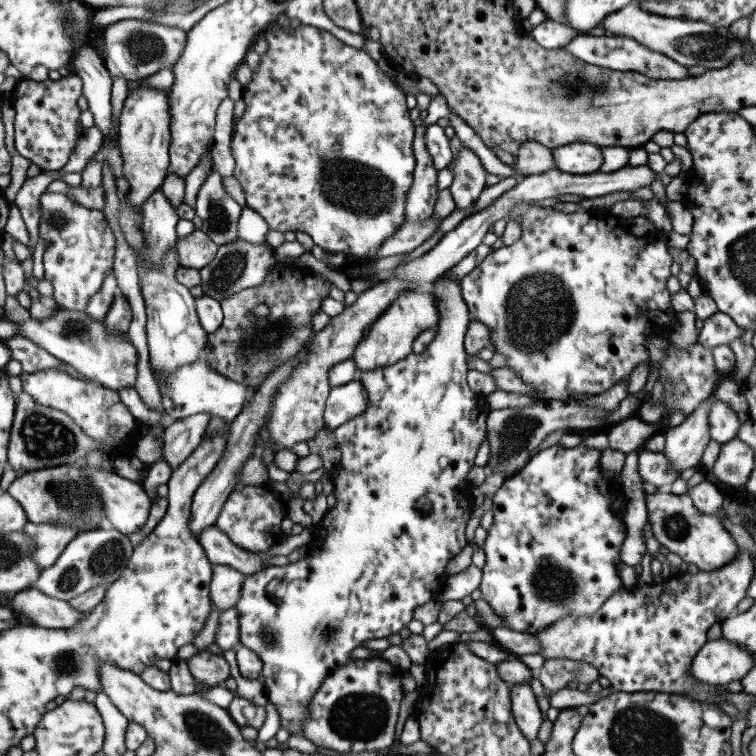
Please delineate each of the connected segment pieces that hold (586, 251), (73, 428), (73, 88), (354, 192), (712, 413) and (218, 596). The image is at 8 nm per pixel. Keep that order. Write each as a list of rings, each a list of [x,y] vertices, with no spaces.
[[[519,201],[515,203],[504,220],[513,220],[519,224],[521,228],[521,236],[516,242],[509,246],[503,245],[496,250],[491,250],[489,254],[479,263],[471,272],[468,272],[459,281],[459,292],[463,302],[467,304],[468,310],[475,316],[477,321],[483,323],[491,333],[491,347],[493,352],[501,353],[505,356],[505,367],[515,371],[515,377],[525,381],[527,385],[535,387],[535,392],[539,392],[538,397],[542,400],[573,400],[573,396],[577,394],[598,395],[600,392],[606,391],[611,386],[617,384],[617,381],[628,379],[629,373],[633,371],[635,365],[639,363],[647,363],[650,368],[650,359],[646,349],[646,343],[652,336],[664,337],[667,339],[667,347],[665,356],[662,358],[656,380],[662,382],[662,390],[667,389],[667,400],[665,400],[665,413],[667,415],[679,411],[684,416],[693,412],[699,403],[711,398],[711,391],[715,389],[717,381],[719,381],[719,374],[715,370],[713,356],[711,350],[701,346],[697,342],[693,342],[687,350],[677,352],[675,346],[669,341],[669,333],[673,331],[673,321],[677,313],[673,310],[670,304],[670,294],[665,288],[665,281],[671,275],[669,273],[669,266],[671,266],[672,259],[667,252],[667,240],[659,238],[659,240],[645,240],[643,236],[634,237],[628,233],[627,226],[624,220],[619,217],[612,216],[608,210],[576,210],[571,213],[559,213],[559,211],[550,211],[547,213],[545,207],[530,207],[526,204],[529,202]]]
[[[23,391],[14,400],[13,422],[6,447],[6,465],[16,472],[17,477],[33,470],[63,465],[80,467],[85,464],[84,456],[87,451],[100,450],[100,445],[84,436],[73,419],[65,413],[36,403]]]
[[[75,74],[61,76],[52,81],[20,79],[12,100],[13,144],[18,154],[33,162],[41,171],[59,171],[73,152],[83,128],[79,124],[81,110],[76,101],[82,95],[81,79]]]
[[[276,23],[267,26],[262,34],[267,40],[267,50],[259,56],[259,66],[251,74],[251,80],[242,90],[245,109],[241,118],[234,121],[234,134],[231,136],[231,155],[235,166],[233,177],[239,181],[245,205],[263,217],[268,229],[284,233],[301,231],[309,235],[313,243],[329,253],[347,252],[364,262],[370,261],[377,247],[398,231],[403,223],[405,195],[413,180],[415,157],[412,153],[414,124],[409,119],[409,110],[405,106],[405,94],[399,90],[394,80],[385,74],[376,61],[369,58],[367,50],[353,48],[339,42],[327,32],[314,27],[300,25],[281,29]]]
[[[712,399],[707,411],[707,422],[709,422],[710,440],[719,443],[720,446],[736,437],[741,424],[734,410],[731,410],[727,404]]]
[[[215,565],[212,568],[208,595],[211,604],[224,611],[231,608],[239,600],[241,586],[245,575],[236,572],[226,565]]]

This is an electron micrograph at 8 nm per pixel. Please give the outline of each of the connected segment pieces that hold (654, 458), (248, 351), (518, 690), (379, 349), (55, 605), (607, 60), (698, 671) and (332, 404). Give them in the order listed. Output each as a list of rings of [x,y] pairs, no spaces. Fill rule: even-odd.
[[[639,450],[636,464],[640,480],[648,488],[666,489],[679,477],[679,473],[672,470],[662,453]]]
[[[289,270],[273,272],[261,284],[231,293],[220,300],[222,321],[217,330],[207,333],[205,345],[199,357],[207,361],[211,369],[246,387],[255,388],[269,372],[287,362],[312,338],[311,320],[318,313],[319,304],[328,297],[331,282],[321,276],[301,276],[295,272],[289,278]],[[257,304],[267,306],[266,316],[253,313]]]
[[[519,683],[510,686],[509,700],[511,700],[512,718],[527,742],[537,738],[537,731],[542,721],[541,711],[537,707],[530,685]]]
[[[412,287],[399,292],[395,300],[389,303],[389,307],[368,326],[368,334],[355,346],[351,359],[357,371],[375,369],[375,364],[384,367],[399,362],[411,352],[411,344],[415,337],[420,332],[435,327],[437,320],[439,320],[437,299],[431,291],[415,292]]]
[[[34,586],[15,593],[11,609],[14,614],[25,615],[30,624],[46,629],[71,628],[86,614],[73,609],[67,601],[41,594]]]
[[[576,35],[563,46],[563,49],[584,63],[614,71],[637,72],[647,78],[651,78],[651,80],[683,80],[689,74],[686,66],[675,62],[675,60],[663,55],[663,53],[643,47],[641,43],[637,43],[635,39],[627,36]]]
[[[725,638],[705,641],[689,665],[689,676],[709,685],[741,680],[755,665],[753,654]]]
[[[359,380],[331,387],[325,399],[323,426],[330,432],[349,422],[367,407],[367,394]]]

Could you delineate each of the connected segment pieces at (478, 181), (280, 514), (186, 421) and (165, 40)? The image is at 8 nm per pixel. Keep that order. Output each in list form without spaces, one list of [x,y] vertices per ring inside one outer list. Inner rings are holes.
[[[465,146],[456,153],[452,171],[448,190],[455,202],[455,209],[469,210],[484,189],[487,172],[479,158]]]
[[[266,485],[244,486],[234,489],[229,494],[214,525],[237,547],[259,552],[275,544],[282,536],[279,523],[283,518],[285,518],[285,503],[272,496]]]
[[[206,412],[197,413],[188,417],[175,419],[164,428],[162,433],[162,457],[171,470],[174,470],[205,436],[205,428],[209,424],[211,415]]]
[[[128,19],[108,24],[102,29],[101,58],[109,76],[117,76],[128,82],[145,78],[163,67],[173,68],[181,50],[185,47],[186,34],[177,28]]]

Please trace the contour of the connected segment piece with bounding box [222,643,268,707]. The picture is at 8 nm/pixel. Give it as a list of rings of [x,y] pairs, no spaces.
[[[239,643],[235,644],[231,650],[223,651],[222,654],[227,664],[229,664],[230,677],[235,680],[236,687],[233,694],[239,696],[239,698],[245,698],[245,700],[249,700],[249,702],[257,704],[257,706],[264,707],[268,701],[265,686],[260,679],[247,679],[241,676],[235,658],[235,649],[237,649],[237,647],[239,647]]]

